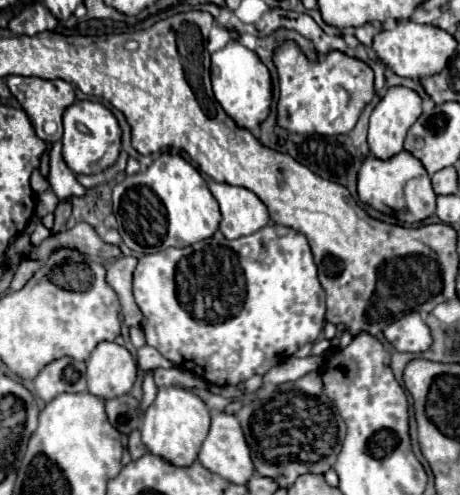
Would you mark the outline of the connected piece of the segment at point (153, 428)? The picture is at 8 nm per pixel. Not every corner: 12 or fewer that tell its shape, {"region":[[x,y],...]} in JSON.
{"region":[[159,388],[141,440],[187,468],[209,432],[209,408],[187,388]]}

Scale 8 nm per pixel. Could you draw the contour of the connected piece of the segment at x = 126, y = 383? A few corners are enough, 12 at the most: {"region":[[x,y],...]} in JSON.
{"region":[[101,342],[87,360],[87,390],[103,400],[127,394],[137,362]]}

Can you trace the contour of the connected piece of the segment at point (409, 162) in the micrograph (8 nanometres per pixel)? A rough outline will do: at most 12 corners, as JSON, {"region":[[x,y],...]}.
{"region":[[409,152],[359,170],[359,200],[407,222],[435,214],[427,170]]}

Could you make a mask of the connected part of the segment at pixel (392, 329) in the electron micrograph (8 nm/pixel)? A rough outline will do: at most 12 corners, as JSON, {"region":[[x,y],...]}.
{"region":[[419,314],[389,324],[385,340],[397,352],[421,354],[431,334]]}

